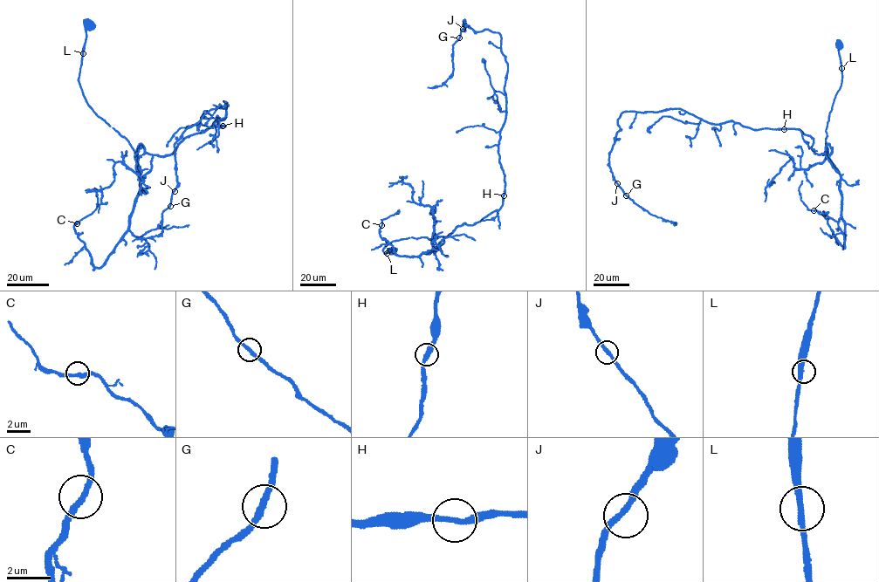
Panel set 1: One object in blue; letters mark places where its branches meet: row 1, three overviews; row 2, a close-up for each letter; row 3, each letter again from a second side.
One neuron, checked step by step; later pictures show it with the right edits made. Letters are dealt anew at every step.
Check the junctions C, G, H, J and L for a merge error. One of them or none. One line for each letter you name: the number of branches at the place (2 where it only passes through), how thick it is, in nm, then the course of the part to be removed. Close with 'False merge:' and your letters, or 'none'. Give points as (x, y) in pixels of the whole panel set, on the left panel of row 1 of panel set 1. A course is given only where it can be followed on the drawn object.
False merge: none

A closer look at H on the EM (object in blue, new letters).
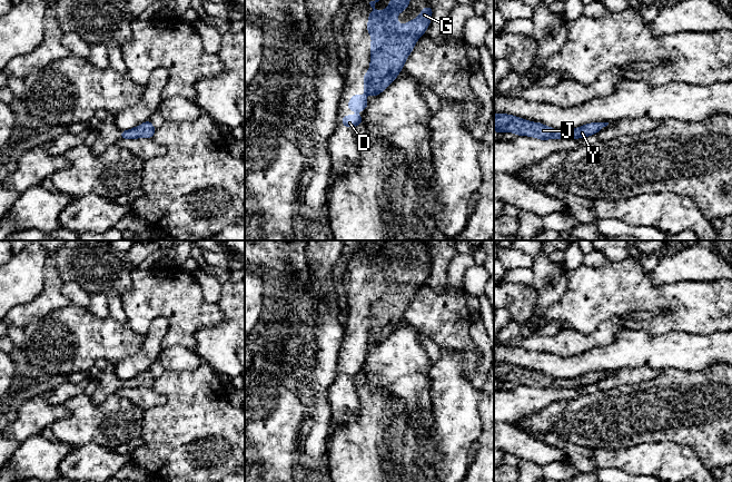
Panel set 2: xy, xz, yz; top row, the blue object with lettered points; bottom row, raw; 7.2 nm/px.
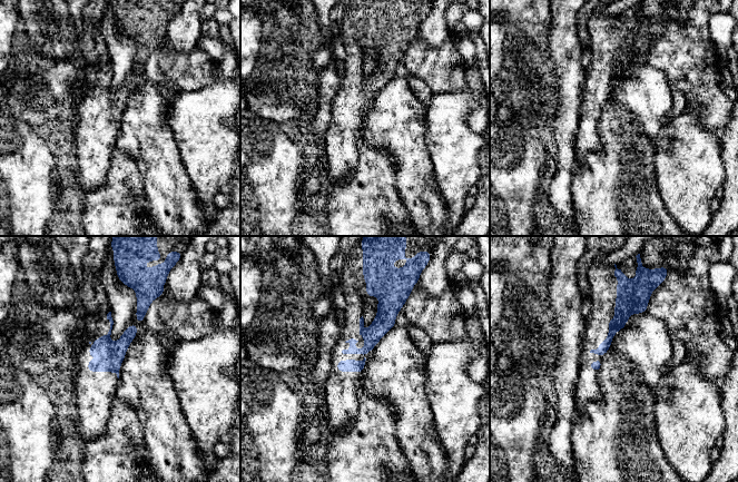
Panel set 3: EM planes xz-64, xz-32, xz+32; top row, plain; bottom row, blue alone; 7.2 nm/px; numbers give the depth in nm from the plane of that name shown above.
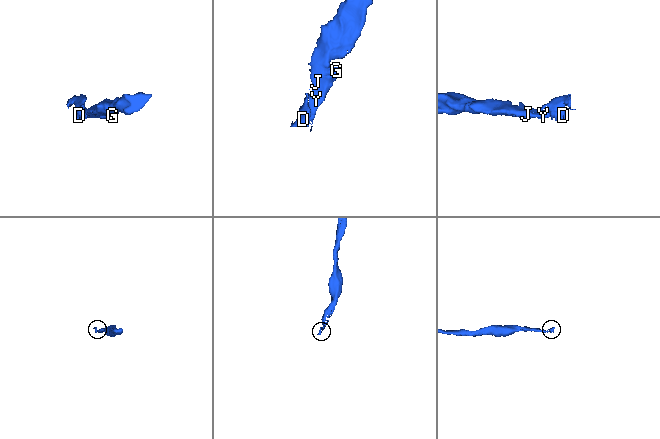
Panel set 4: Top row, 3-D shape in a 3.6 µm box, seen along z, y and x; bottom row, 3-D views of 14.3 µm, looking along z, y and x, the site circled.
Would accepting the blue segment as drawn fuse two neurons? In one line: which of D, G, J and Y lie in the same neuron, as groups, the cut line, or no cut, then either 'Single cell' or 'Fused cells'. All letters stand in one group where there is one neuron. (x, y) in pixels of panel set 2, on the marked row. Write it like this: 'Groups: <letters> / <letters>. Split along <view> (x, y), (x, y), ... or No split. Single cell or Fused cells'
Groups: D G J Y. No split. Single cell

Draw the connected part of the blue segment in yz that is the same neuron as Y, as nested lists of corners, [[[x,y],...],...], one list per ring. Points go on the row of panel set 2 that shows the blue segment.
[[[497,114],[494,115],[494,130],[503,134],[512,131],[516,136],[531,136],[541,140],[547,140],[553,138],[558,139],[577,139],[588,137],[604,127],[609,122],[591,122],[575,129],[555,130],[552,127],[547,127],[541,122],[532,122],[516,116]]]

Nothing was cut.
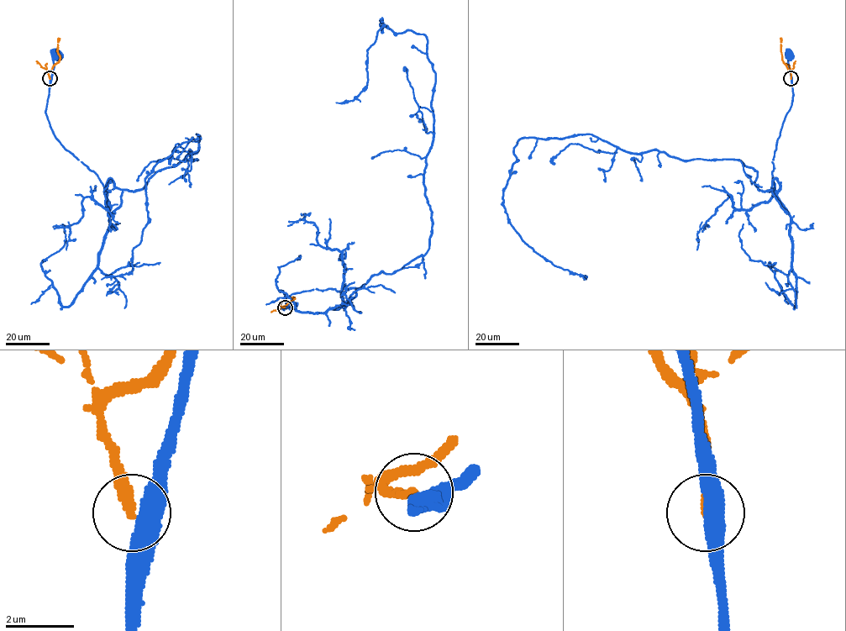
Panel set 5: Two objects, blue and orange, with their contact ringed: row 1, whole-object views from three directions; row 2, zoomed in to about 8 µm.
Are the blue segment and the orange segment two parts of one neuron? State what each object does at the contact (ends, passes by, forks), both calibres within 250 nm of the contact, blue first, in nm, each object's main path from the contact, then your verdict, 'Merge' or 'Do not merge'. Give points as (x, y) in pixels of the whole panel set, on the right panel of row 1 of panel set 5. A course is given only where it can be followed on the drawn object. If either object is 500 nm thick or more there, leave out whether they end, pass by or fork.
At the ring blue passes by. At the ring orange ends. Thickness 400 nm (blue) against 280 nm. Course of blue: (790, 79), (789, 54). Course of orange: (790, 78), (782, 59), (781, 38). Do not merge

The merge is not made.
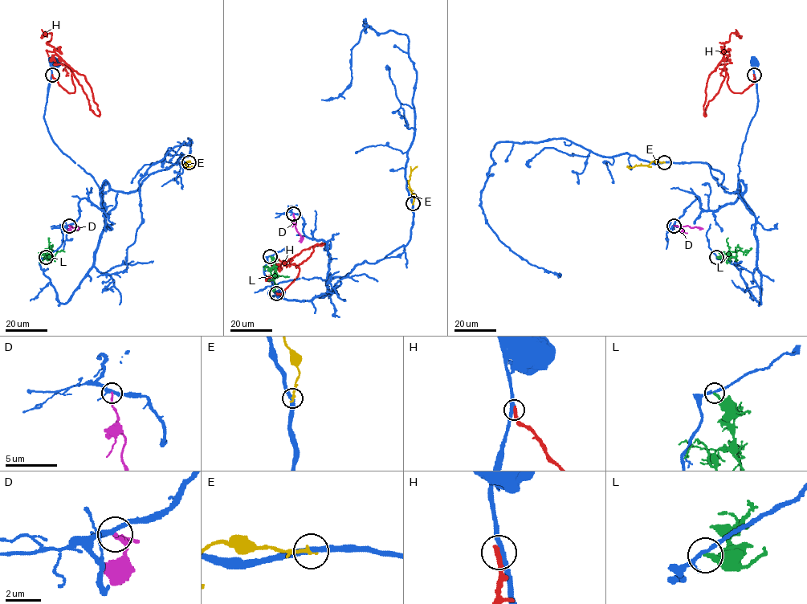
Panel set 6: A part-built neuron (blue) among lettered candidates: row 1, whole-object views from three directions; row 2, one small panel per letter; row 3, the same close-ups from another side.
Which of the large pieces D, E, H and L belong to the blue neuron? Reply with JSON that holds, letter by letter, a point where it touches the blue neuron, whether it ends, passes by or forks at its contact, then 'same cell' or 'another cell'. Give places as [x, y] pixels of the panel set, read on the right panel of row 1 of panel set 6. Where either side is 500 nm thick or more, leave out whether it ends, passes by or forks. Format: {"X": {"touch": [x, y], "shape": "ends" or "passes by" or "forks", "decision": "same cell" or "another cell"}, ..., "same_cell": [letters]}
{"D": {"touch": [674, 226], "shape": "ends", "decision": "another cell"}, "E": {"touch": [664, 162], "shape": "ends", "decision": "another cell"}, "H": {"touch": [754, 75], "shape": "ends", "decision": "another cell"}, "L": {"touch": [716, 257], "shape": "ends", "decision": "another cell"}, "same_cell": []}

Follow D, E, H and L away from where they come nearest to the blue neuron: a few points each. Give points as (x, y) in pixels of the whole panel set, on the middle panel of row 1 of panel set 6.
D: (293, 214), (295, 227), (301, 237), (300, 242)
E: (413, 203), (414, 197), (409, 180), (411, 171), (417, 166)
H: (276, 293), (298, 275), (296, 267), (314, 246), (324, 243), (271, 264), (276, 273), (267, 279), (271, 280)
L: (270, 256), (275, 269), (274, 291)

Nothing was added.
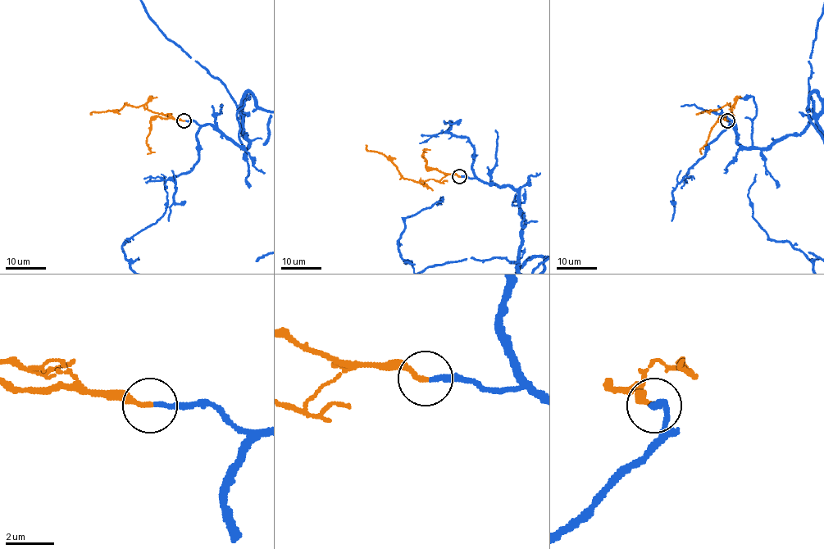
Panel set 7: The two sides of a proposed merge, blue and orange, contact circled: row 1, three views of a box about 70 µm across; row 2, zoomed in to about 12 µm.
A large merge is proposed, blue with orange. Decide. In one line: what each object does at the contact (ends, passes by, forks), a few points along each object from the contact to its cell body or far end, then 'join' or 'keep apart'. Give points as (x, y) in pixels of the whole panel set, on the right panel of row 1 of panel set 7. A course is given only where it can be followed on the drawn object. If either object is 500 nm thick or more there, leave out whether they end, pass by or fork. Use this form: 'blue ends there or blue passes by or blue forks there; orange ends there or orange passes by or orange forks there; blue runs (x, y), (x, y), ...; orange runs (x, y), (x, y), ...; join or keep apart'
blue ends there; orange ends there; blue runs (727, 120), (743, 147), (770, 147), (798, 135), (812, 115), (808, 61); orange runs (727, 120), (726, 115), (731, 115), (730, 112), (733, 106), (726, 105), (695, 115); join

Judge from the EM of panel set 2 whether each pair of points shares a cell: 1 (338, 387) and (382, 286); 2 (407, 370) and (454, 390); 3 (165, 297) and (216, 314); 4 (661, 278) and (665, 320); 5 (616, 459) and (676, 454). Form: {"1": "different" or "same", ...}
{"1": "same", "2": "different", "3": "same", "4": "different", "5": "same"}

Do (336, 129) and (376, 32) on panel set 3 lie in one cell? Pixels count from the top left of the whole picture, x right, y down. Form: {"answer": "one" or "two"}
{"answer": "one"}

